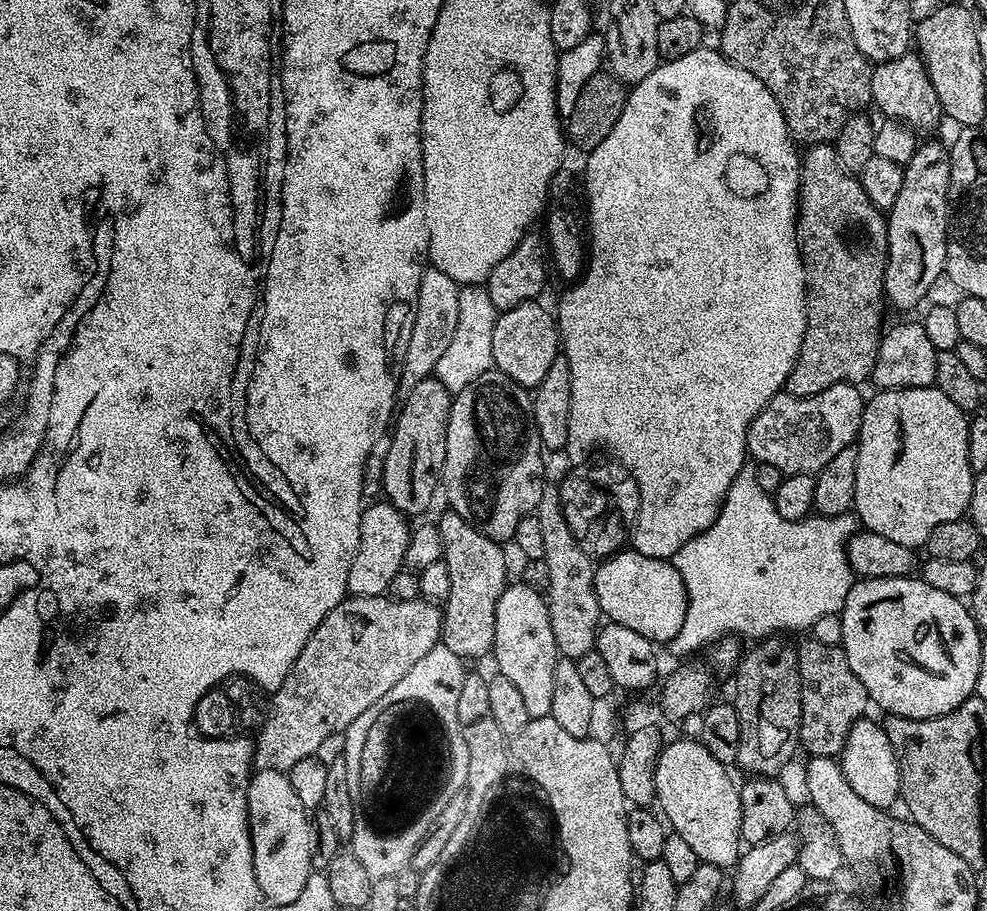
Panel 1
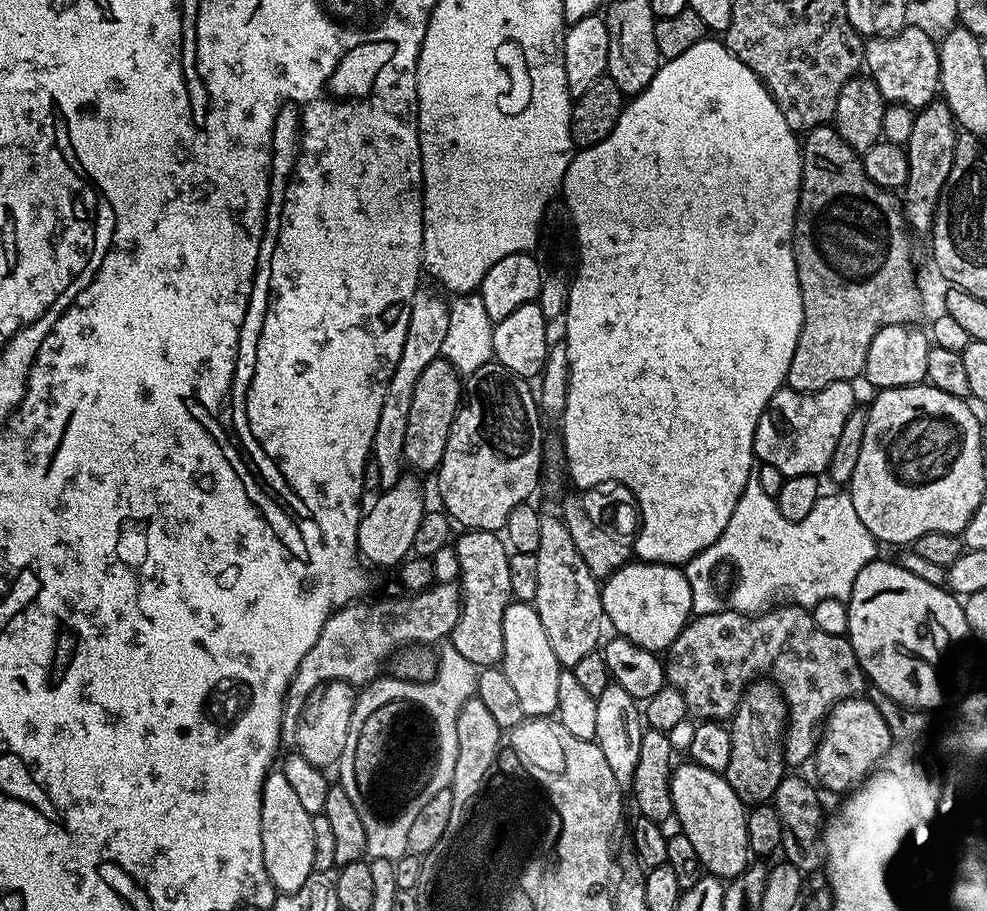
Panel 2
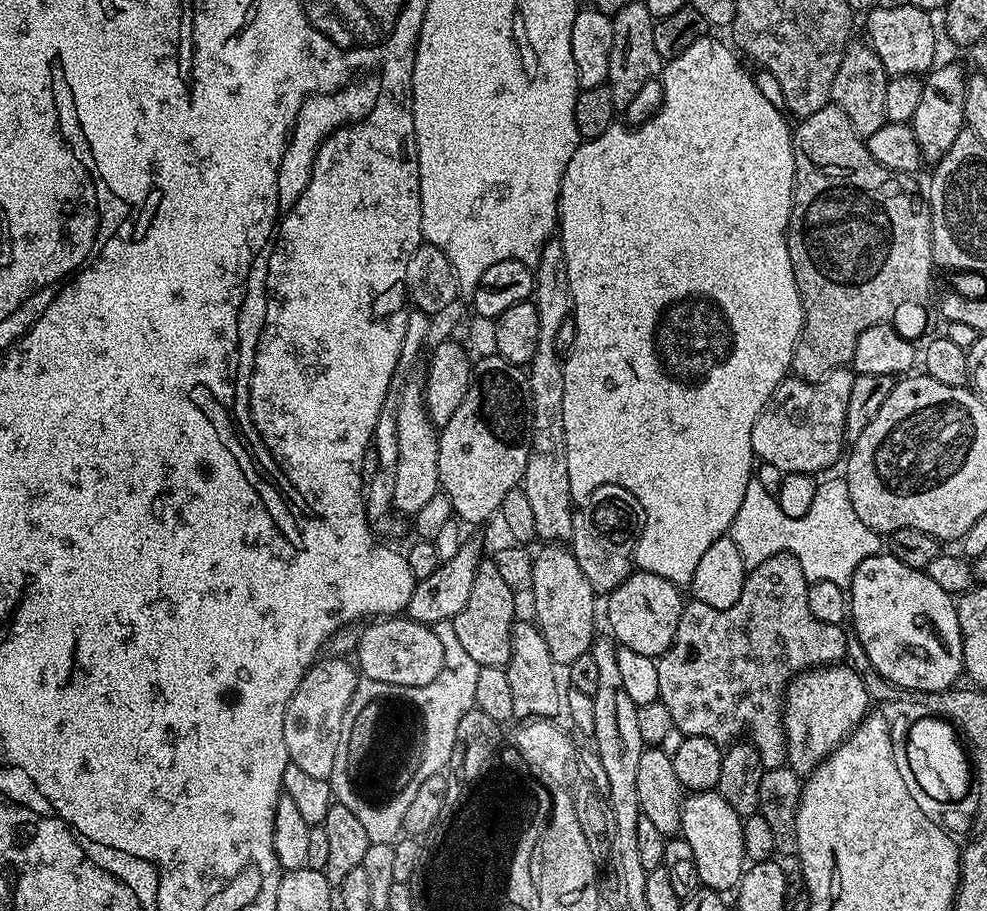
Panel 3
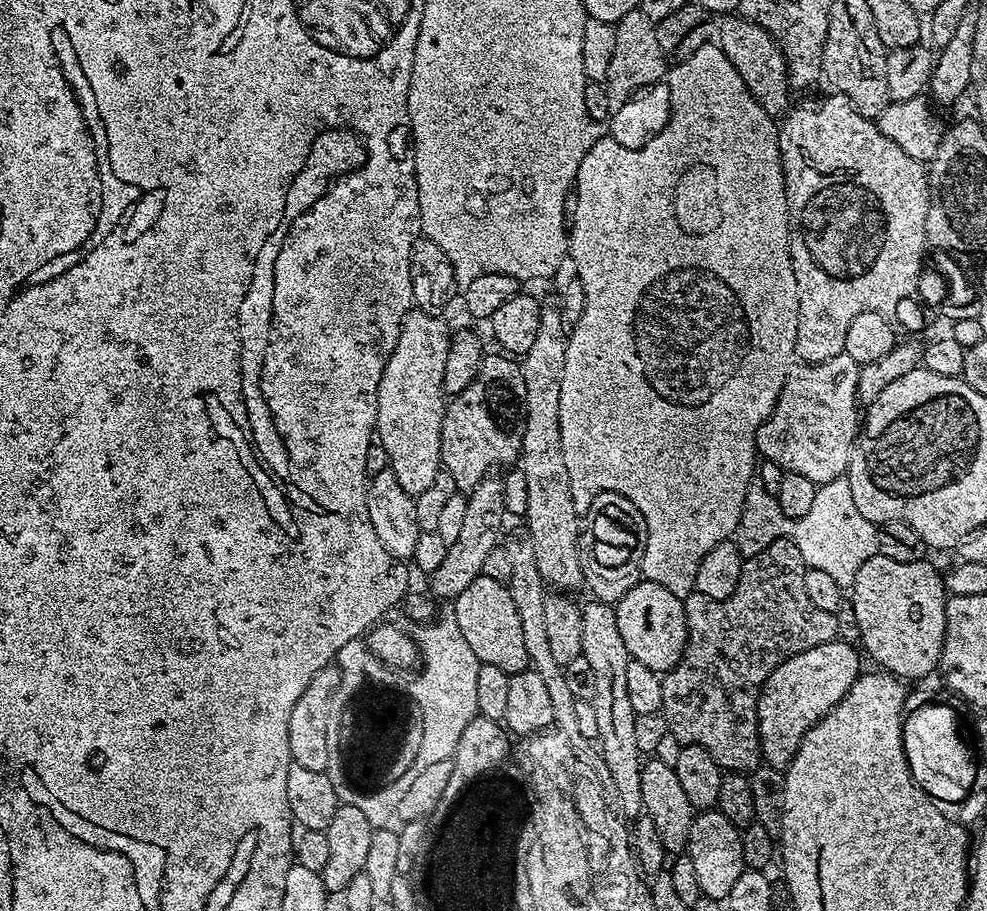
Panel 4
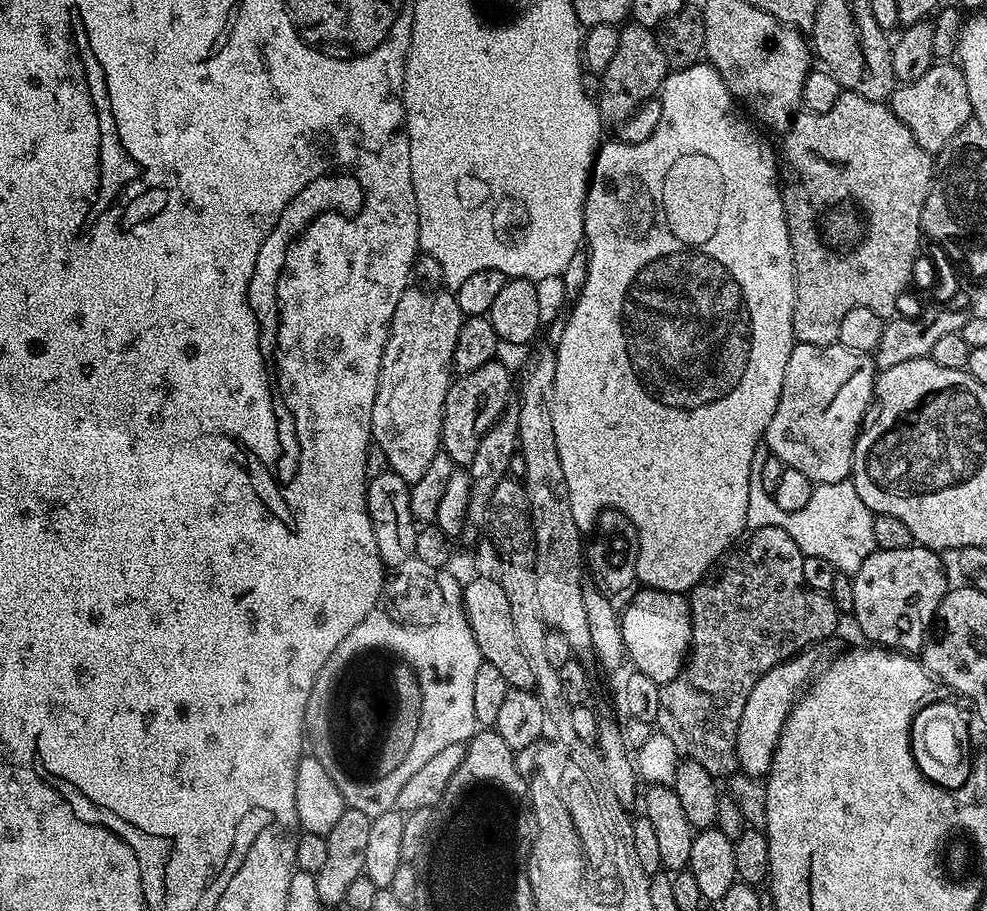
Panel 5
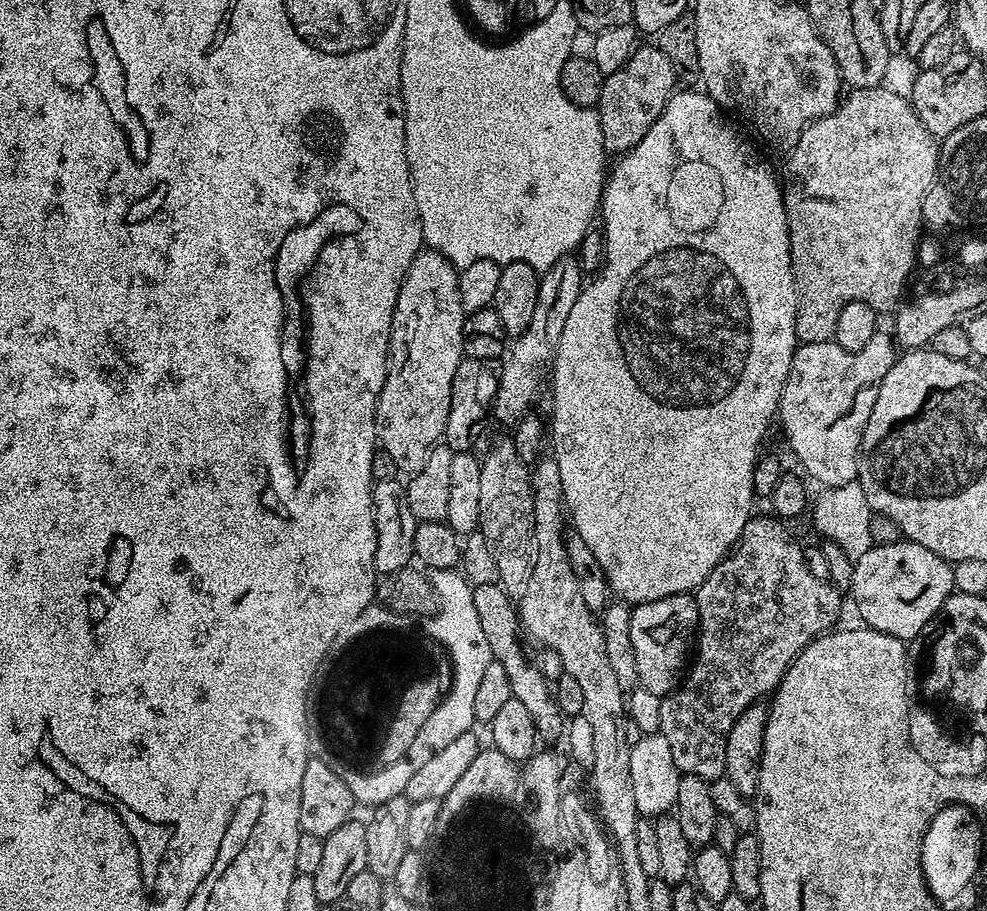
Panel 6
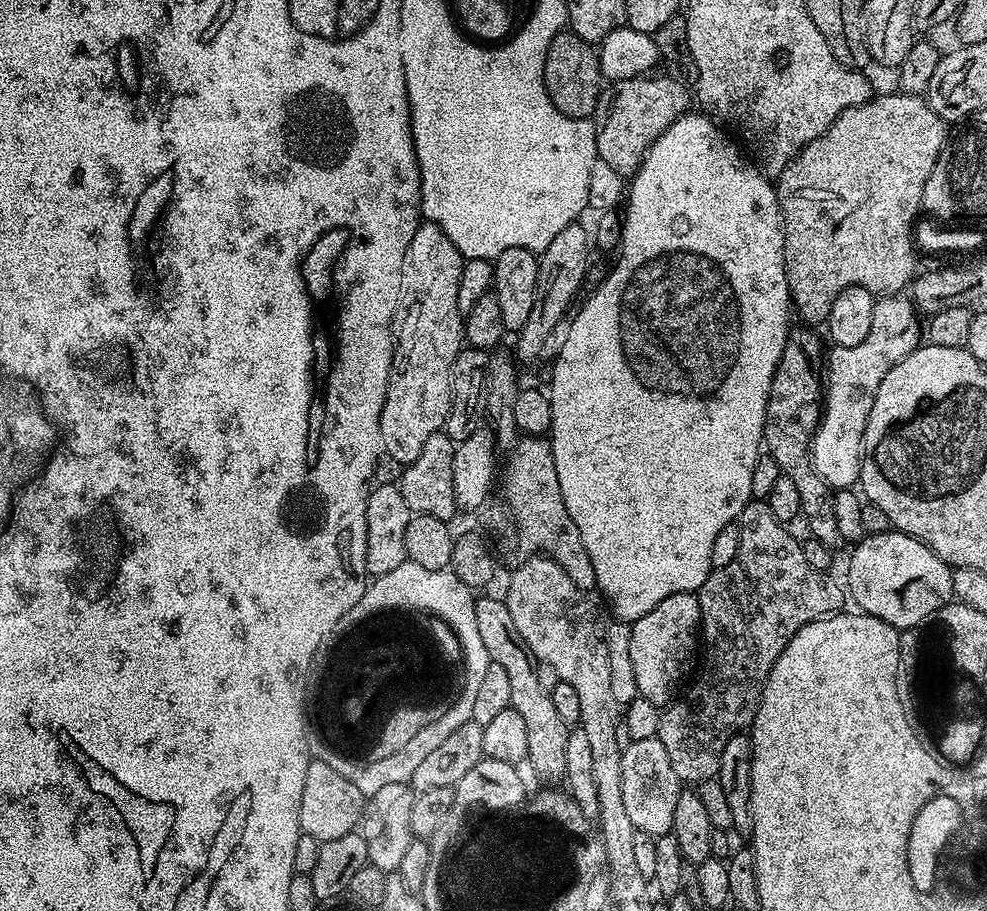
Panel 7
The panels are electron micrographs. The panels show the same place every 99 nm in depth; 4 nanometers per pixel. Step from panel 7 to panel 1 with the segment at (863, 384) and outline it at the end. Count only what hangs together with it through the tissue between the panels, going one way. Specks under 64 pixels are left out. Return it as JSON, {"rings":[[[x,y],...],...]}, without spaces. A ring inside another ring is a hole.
{"rings":[[[835,384],[813,396],[776,396],[748,427],[747,455],[761,464],[778,466],[785,476],[820,472],[838,450],[853,447],[859,437],[866,403],[860,390],[855,384]]]}

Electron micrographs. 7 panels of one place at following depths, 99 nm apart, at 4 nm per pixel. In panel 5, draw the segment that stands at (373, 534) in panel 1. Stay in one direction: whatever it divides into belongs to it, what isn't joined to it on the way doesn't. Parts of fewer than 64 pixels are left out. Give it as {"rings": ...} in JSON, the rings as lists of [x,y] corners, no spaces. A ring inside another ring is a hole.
{"rings":[[[410,286],[402,294],[402,298],[398,298],[392,324],[388,327],[388,341],[382,354],[378,390],[372,411],[372,438],[375,447],[380,447],[381,454],[388,459],[387,467],[397,472],[409,486],[418,482],[422,474],[426,474],[430,462],[434,462],[437,452],[441,451],[444,403],[448,385],[454,379],[454,342],[458,342],[458,330],[466,318],[451,291],[427,292],[427,287],[420,287],[422,288]]]}

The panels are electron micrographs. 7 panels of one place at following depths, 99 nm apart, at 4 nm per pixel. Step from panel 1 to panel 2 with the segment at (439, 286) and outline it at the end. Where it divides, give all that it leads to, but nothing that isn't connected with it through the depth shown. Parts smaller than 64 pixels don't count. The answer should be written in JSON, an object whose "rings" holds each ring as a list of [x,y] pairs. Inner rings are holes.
{"rings":[[[421,286],[412,296],[410,322],[406,330],[406,342],[402,346],[402,358],[398,358],[398,366],[390,378],[390,386],[386,386],[386,398],[382,398],[382,411],[378,413],[378,430],[374,430],[370,459],[378,462],[381,489],[392,488],[405,471],[404,443],[406,425],[410,422],[410,406],[414,403],[414,385],[418,383],[422,370],[430,366],[430,362],[441,359],[442,342],[449,329],[449,301],[435,287],[432,288]]]}

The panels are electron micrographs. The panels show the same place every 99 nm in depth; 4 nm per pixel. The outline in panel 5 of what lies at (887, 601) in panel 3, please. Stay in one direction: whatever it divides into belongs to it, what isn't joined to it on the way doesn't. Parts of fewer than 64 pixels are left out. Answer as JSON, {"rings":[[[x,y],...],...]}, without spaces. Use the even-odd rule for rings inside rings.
{"rings":[[[913,546],[906,550],[875,550],[870,558],[866,558],[866,562],[862,562],[860,569],[851,577],[854,590],[851,615],[856,618],[861,634],[868,639],[865,641],[909,654],[919,653],[923,649],[925,641],[929,639],[938,606],[950,584],[944,577],[944,564],[940,560],[943,559],[931,548]]]}

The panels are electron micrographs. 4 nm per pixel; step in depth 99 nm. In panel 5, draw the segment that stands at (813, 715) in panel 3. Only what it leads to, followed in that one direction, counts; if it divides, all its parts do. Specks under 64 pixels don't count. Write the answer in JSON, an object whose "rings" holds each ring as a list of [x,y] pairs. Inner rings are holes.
{"rings":[[[824,646],[805,648],[796,656],[766,670],[766,674],[754,682],[754,690],[750,690],[750,698],[746,698],[746,706],[742,706],[742,719],[738,721],[736,766],[739,771],[757,778],[767,777],[790,710],[796,705],[797,699],[804,695],[808,685],[824,671],[829,660],[830,655]]]}

